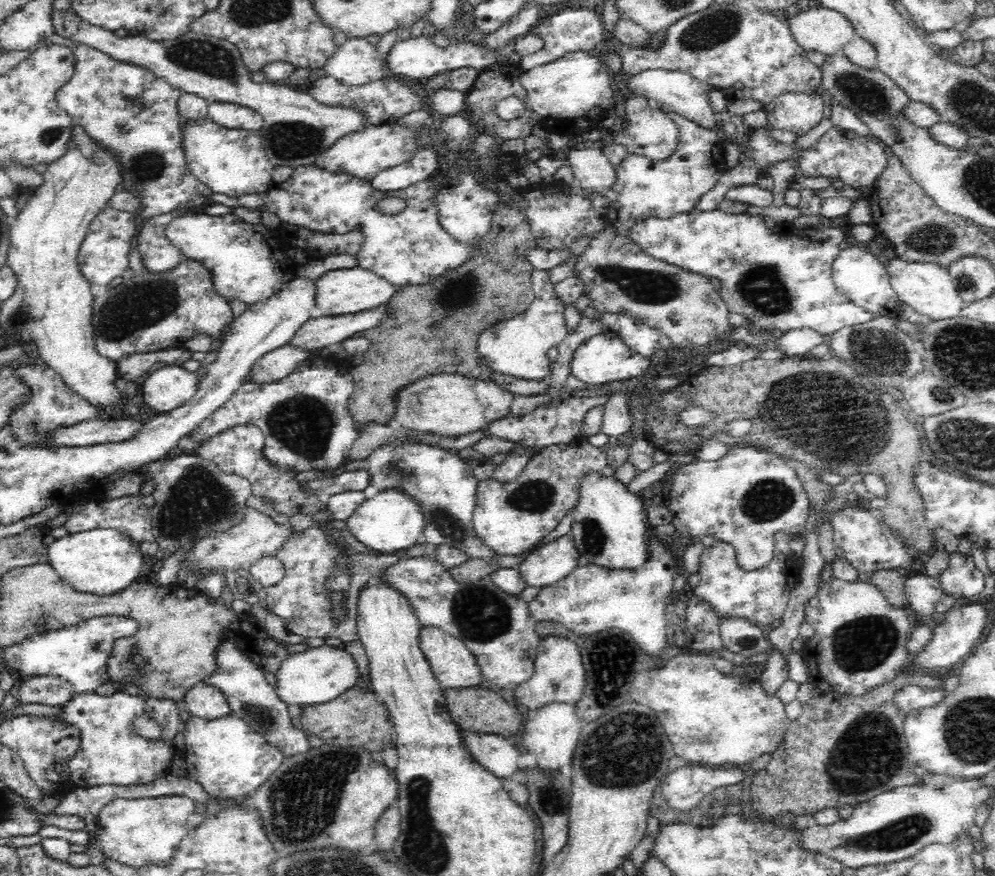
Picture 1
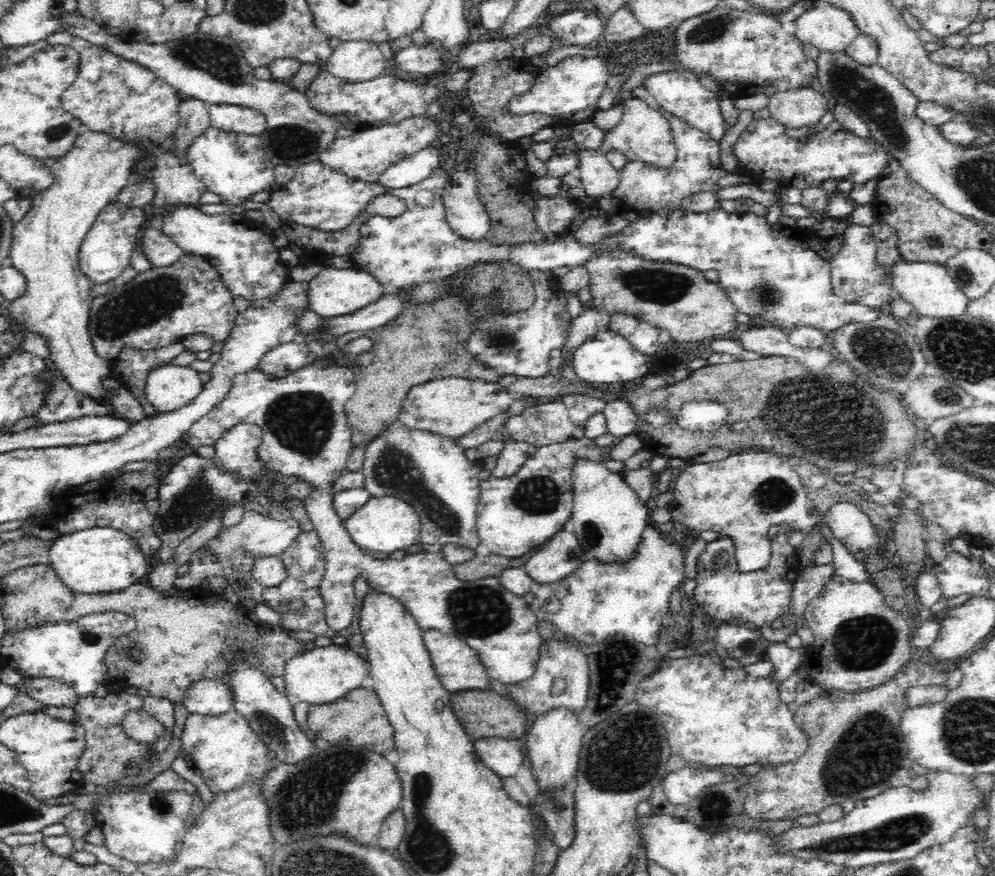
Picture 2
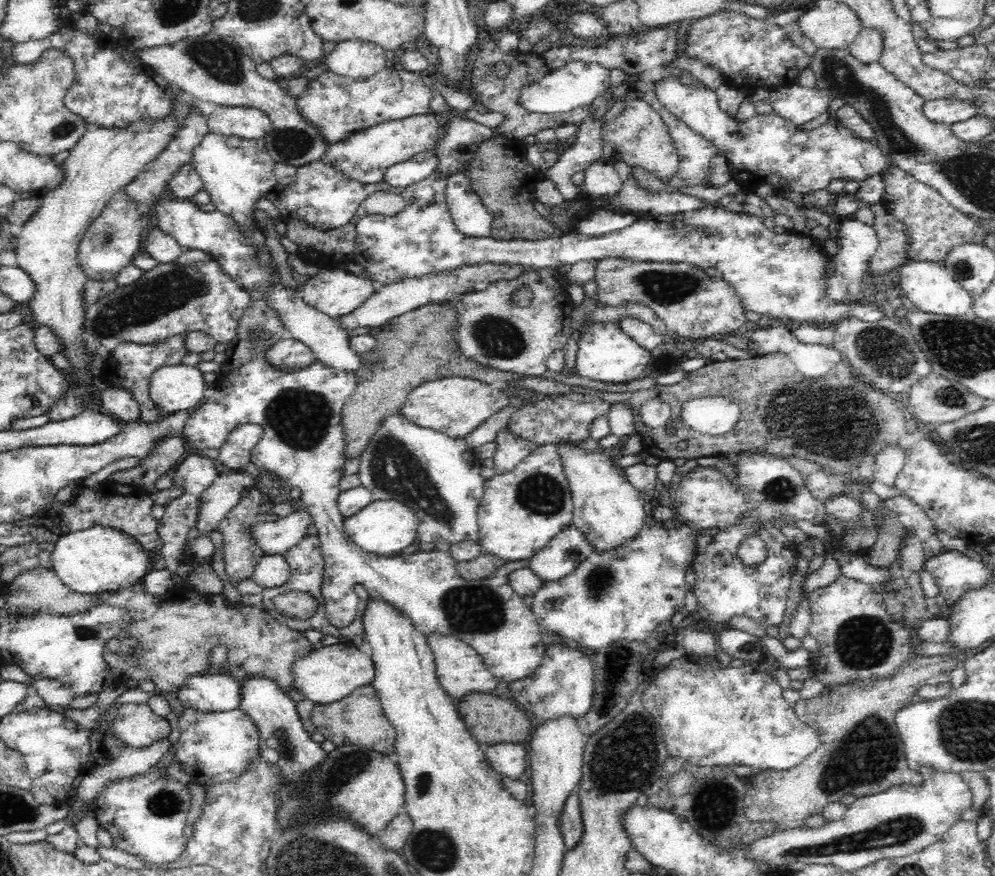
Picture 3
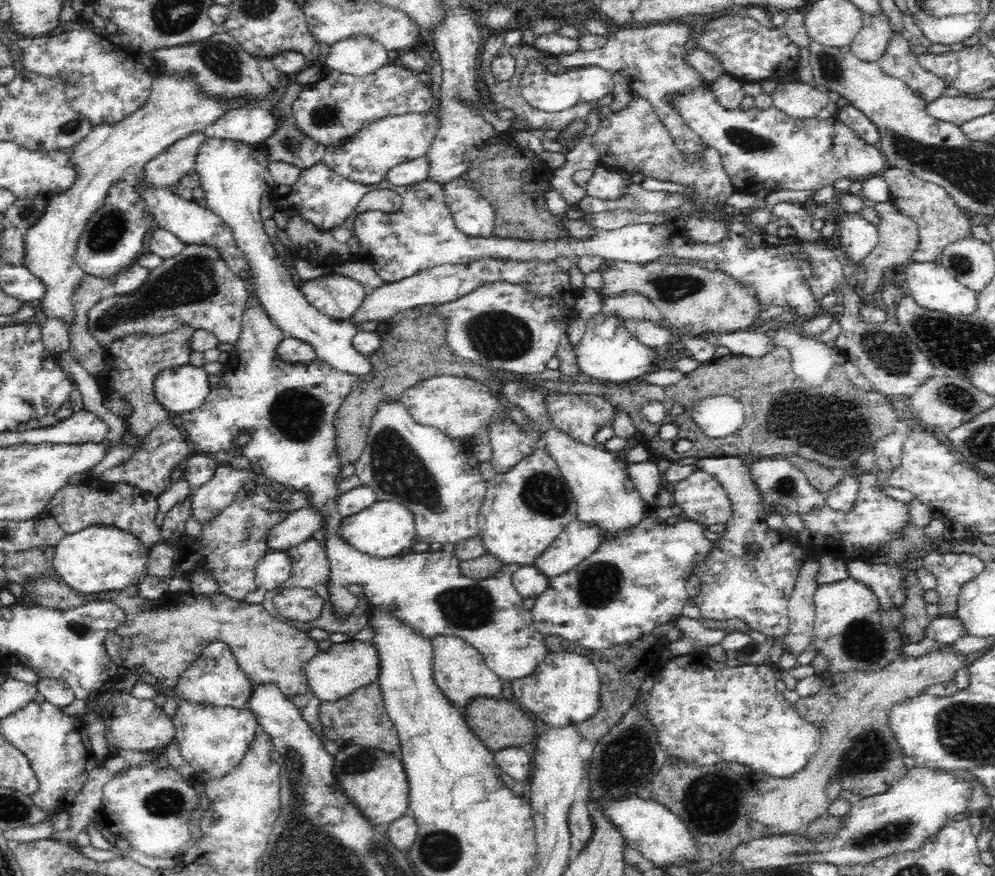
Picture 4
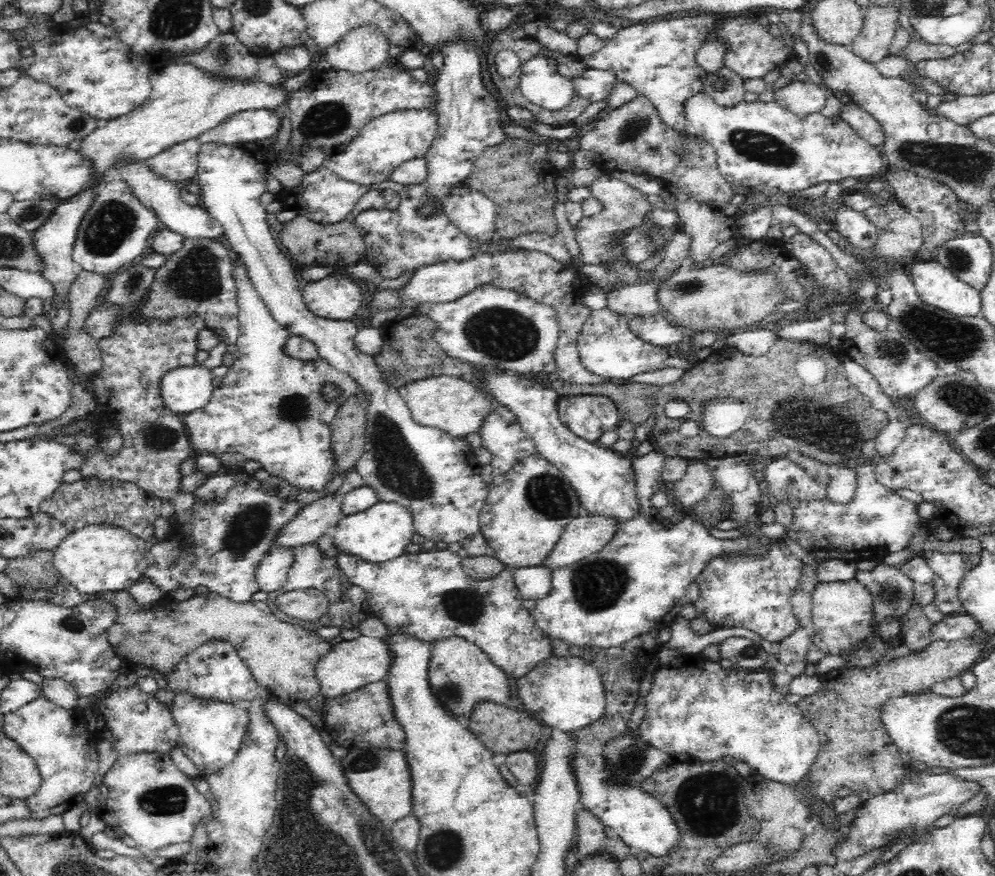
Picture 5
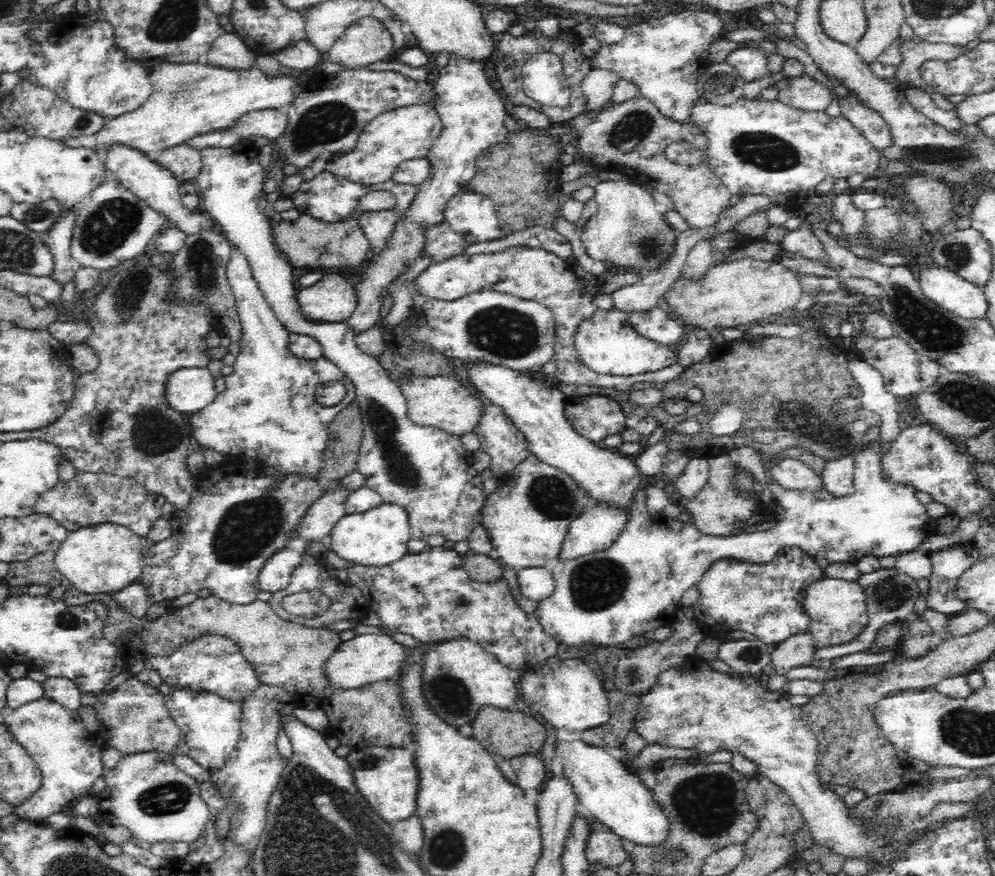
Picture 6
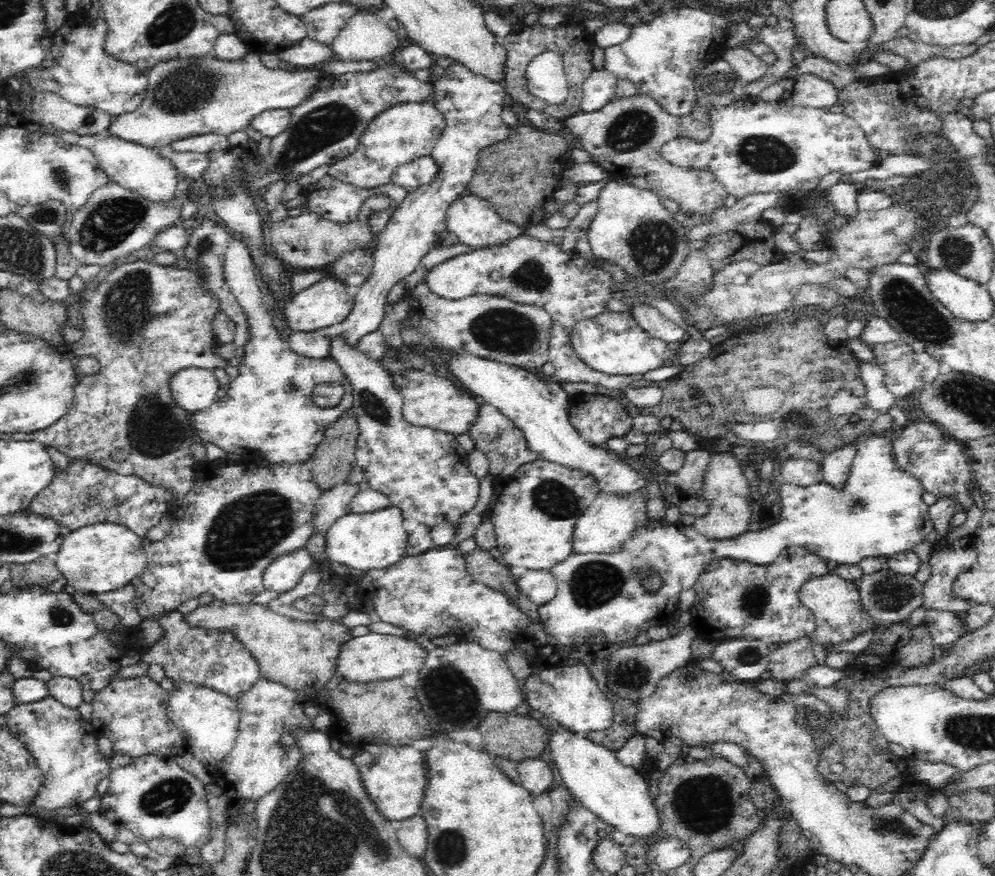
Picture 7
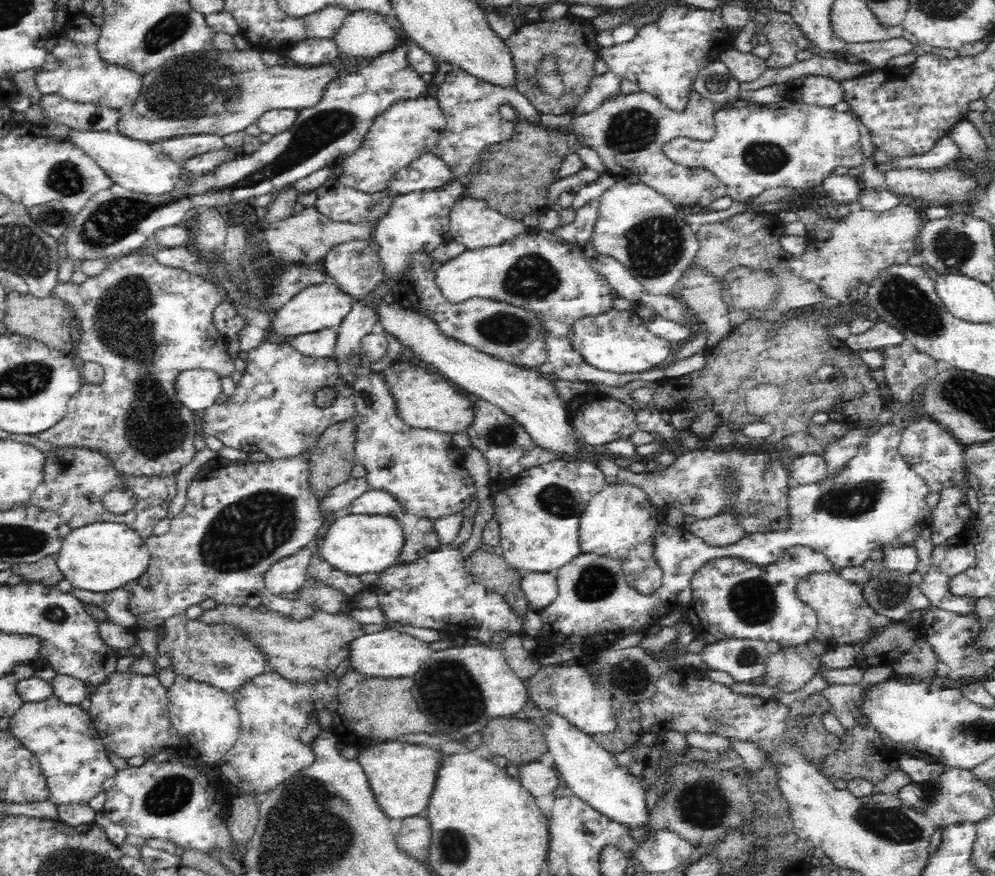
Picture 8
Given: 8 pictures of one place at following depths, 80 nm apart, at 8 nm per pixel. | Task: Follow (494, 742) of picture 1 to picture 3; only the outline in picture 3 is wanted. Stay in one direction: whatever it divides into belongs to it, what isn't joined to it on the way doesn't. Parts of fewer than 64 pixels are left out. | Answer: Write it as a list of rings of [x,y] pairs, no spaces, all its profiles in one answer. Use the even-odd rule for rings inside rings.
[[[498,742],[492,746],[484,746],[484,751],[492,767],[503,776],[519,779],[528,768],[526,748],[520,744]]]

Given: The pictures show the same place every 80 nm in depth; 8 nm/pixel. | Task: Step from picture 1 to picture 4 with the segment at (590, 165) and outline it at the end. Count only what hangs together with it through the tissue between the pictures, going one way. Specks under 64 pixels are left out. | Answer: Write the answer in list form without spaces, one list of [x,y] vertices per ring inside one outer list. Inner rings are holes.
[[[599,165],[587,182],[587,196],[605,201],[616,201],[628,194],[628,185],[619,170]]]

